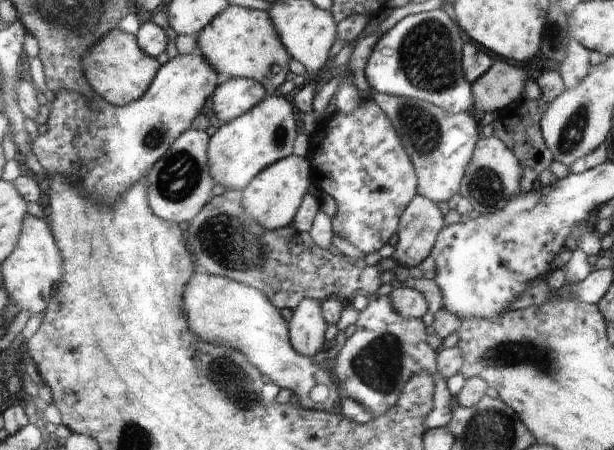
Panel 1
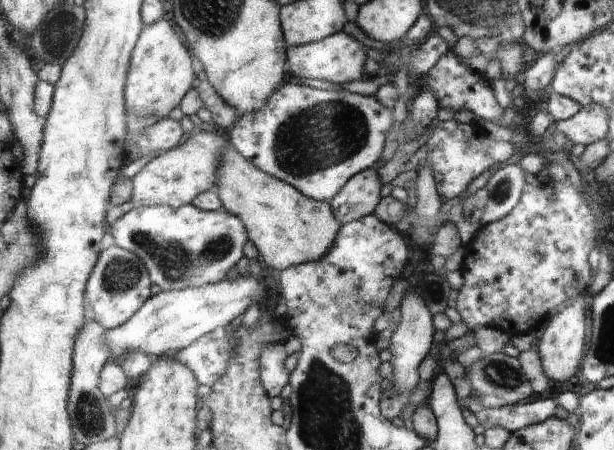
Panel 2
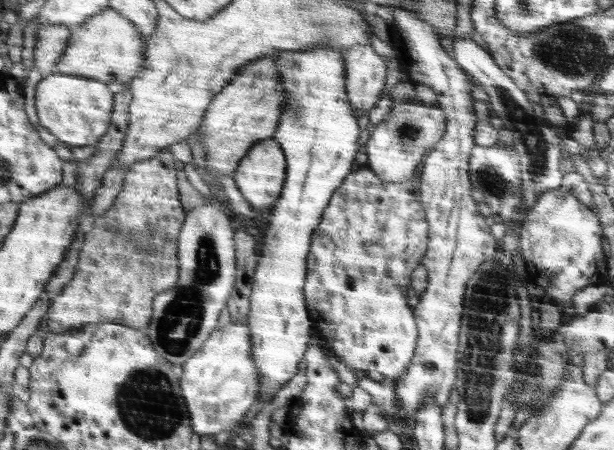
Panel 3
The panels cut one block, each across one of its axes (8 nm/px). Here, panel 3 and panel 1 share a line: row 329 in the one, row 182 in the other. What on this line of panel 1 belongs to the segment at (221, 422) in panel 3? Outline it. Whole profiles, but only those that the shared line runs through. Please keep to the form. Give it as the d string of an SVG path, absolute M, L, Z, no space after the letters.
M279 93L268 96L237 119L226 121L209 137L208 166L214 184L222 184L227 189L244 190L265 168L290 156L298 130L294 122L296 116L292 102Z

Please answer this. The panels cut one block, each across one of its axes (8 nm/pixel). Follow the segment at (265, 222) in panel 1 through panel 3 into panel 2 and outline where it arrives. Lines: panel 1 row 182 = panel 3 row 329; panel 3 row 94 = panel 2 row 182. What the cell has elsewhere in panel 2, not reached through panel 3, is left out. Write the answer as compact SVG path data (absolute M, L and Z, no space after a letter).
M287 82L282 92L278 92L274 100L268 100L262 109L238 116L229 130L229 142L262 172L294 185L315 201L331 201L350 178L374 168L374 164L386 156L386 144L390 144L390 132L394 130L394 108L386 107L376 95L364 96L345 89L330 91Z

